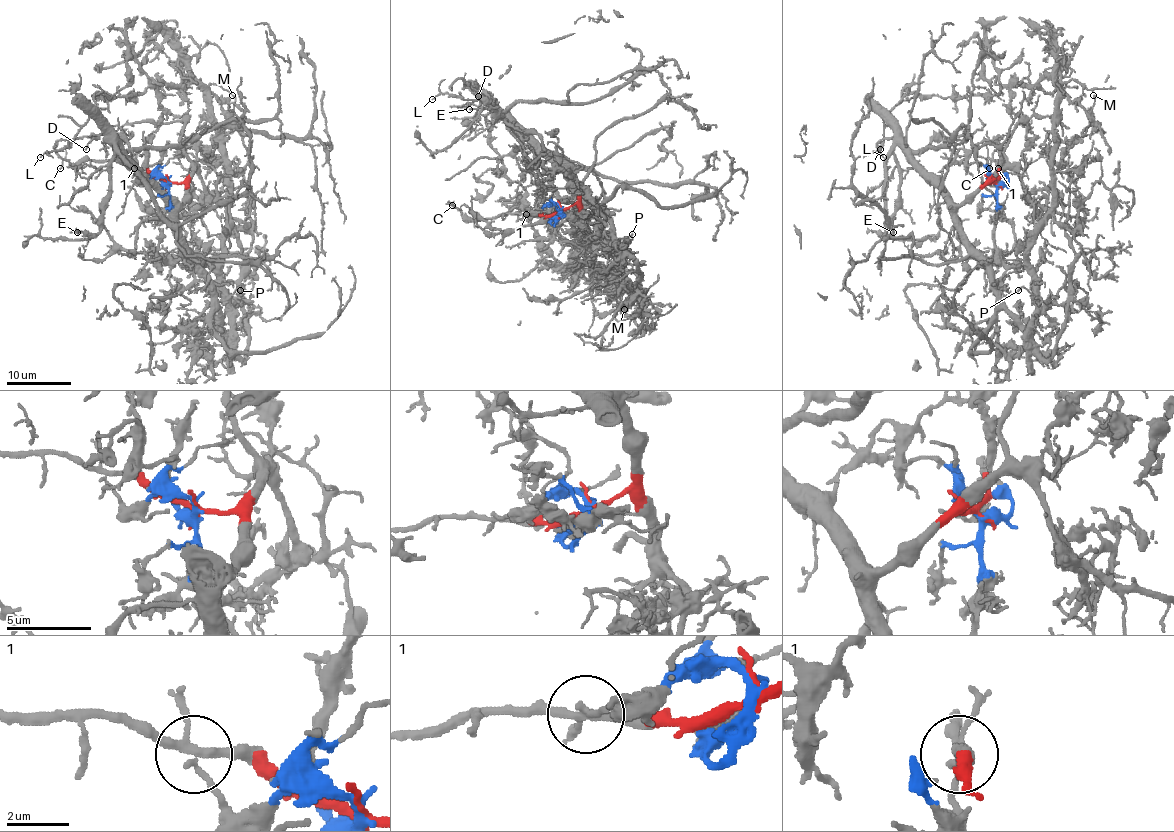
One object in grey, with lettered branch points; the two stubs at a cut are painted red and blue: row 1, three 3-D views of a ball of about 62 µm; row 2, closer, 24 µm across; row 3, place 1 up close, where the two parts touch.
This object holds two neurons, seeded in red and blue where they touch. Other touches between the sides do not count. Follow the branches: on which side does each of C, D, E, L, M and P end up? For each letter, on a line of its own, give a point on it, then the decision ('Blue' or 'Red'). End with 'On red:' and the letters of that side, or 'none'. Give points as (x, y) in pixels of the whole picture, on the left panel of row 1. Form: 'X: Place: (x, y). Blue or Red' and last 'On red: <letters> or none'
C: Place: (60, 168). Red
D: Place: (86, 149). Red
E: Place: (77, 232). Red
L: Place: (40, 157). Red
M: Place: (232, 95). Blue
P: Place: (240, 290). Blue
On red: C, D, E, L

